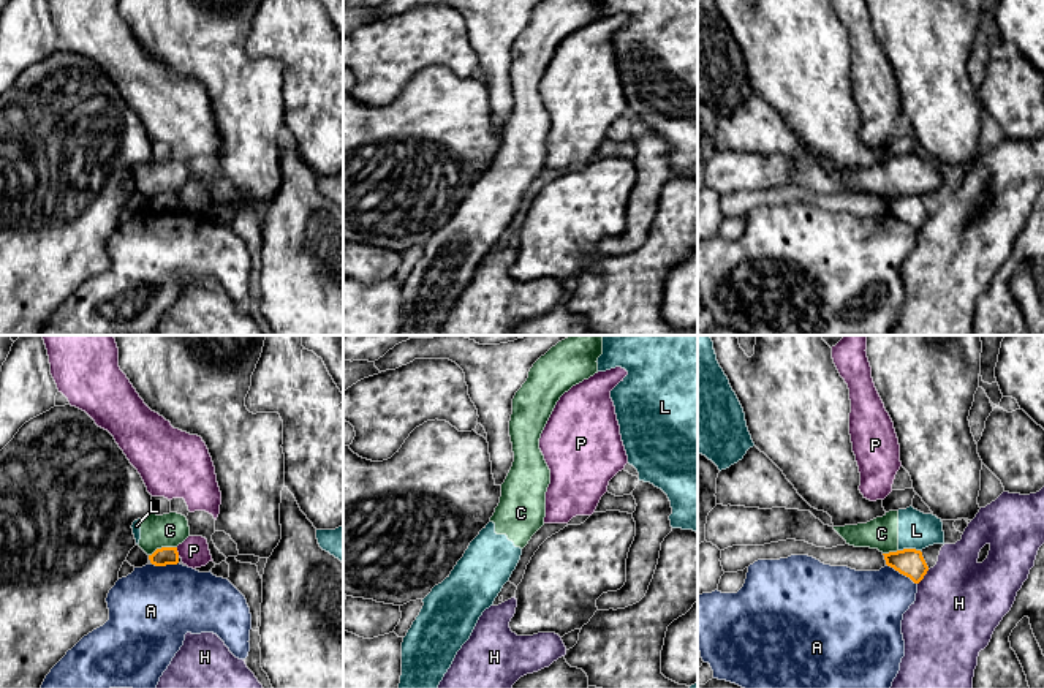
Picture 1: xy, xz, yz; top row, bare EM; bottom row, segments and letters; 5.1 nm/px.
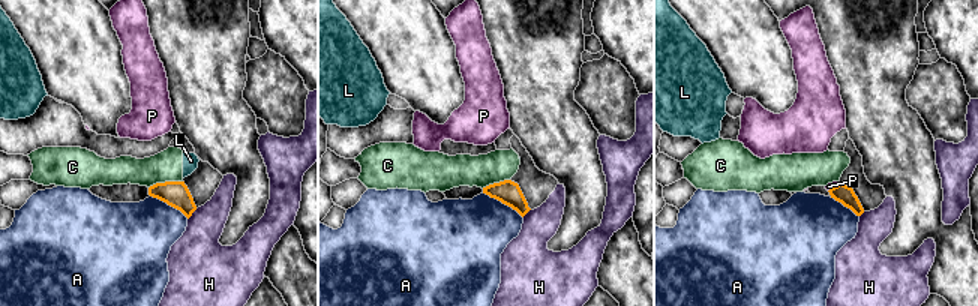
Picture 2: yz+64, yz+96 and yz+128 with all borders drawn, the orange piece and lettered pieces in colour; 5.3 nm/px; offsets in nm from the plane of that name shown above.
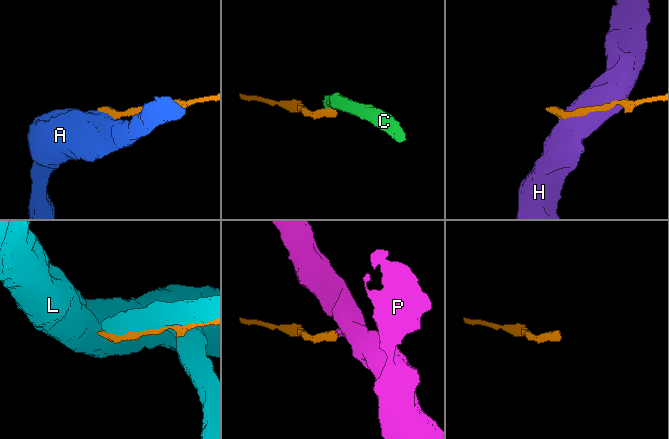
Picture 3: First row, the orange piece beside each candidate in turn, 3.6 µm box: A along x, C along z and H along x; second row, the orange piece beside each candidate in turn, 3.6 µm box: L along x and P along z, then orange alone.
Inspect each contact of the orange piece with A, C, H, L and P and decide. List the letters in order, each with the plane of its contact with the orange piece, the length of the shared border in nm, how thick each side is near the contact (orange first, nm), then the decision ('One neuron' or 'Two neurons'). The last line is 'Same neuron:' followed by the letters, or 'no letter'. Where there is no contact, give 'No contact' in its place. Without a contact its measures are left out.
A: Touches orange in yz. Shared border 190 nm. Thickness 140 nm (orange) against 380 nm. Two neurons
C: Touches orange in xy. Shared border 150 nm. Thickness 100 nm (orange) against 170 nm. Two neurons
H: Touches orange in yz. Shared border 100 nm. Thickness 140 nm (orange) against 440 nm. Two neurons
L: Touches orange in yz. Shared border 110 nm. Thickness 140 nm (orange) against 190 nm. Two neurons
P: Touches orange in xy. Shared border 50 nm. Thickness 100 nm (orange) against 150 nm. Two neurons
Same neuron: no letter

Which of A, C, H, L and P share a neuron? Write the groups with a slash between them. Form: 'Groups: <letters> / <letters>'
Groups: A / C L / H / P

